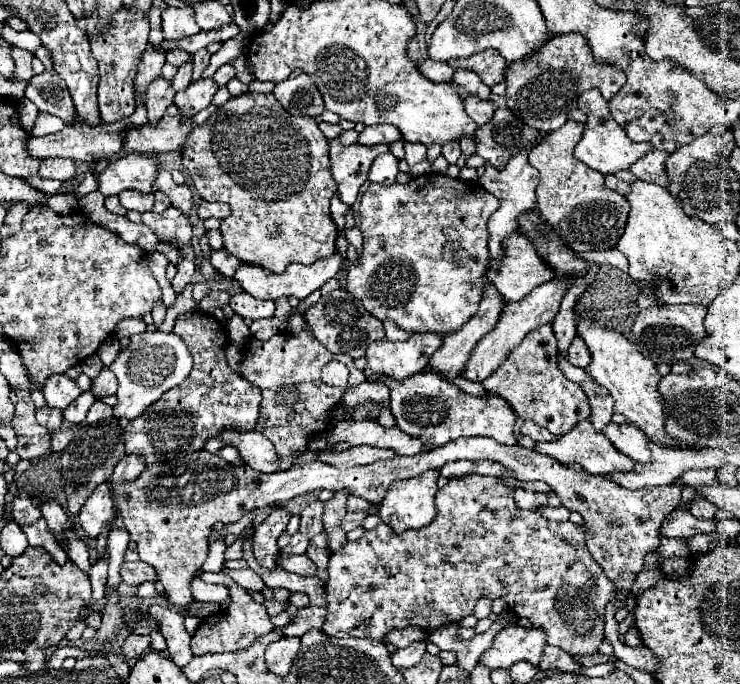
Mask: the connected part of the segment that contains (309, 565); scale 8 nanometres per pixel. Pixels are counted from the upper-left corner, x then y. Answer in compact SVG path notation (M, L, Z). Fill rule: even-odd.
M299 554L299 556L291 556L291 558L283 560L281 568L287 572L301 574L301 576L317 576L317 566L307 554Z

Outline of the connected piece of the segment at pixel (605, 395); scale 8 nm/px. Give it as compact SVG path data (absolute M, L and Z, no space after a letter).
M565 356L559 360L559 368L563 370L563 374L569 380L577 382L583 388L583 392L587 394L589 404L591 404L591 416L589 416L589 420L591 420L593 428L597 432L601 432L601 428L605 424L609 424L611 422L611 416L613 416L613 400L611 400L611 394L607 392L607 388L603 388L601 384L597 384L583 368L573 366Z

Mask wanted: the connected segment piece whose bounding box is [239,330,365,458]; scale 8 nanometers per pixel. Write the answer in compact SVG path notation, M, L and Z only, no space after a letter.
M301 330L299 334L275 334L265 342L249 338L245 344L239 372L253 380L253 384L261 388L263 396L255 430L275 444L279 458L303 454L313 438L331 428L331 410L343 398L341 388L331 388L321 380L321 368L331 360L343 362L349 368L349 386L359 386L365 382L365 374L355 368L351 356L331 354L313 338L309 330Z

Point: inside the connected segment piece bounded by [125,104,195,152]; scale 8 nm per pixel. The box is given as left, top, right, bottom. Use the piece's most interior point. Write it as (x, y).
(170, 134)

